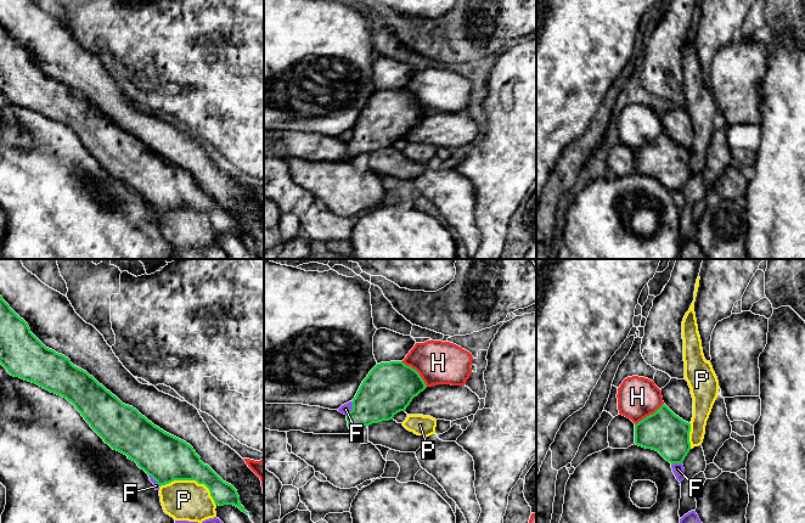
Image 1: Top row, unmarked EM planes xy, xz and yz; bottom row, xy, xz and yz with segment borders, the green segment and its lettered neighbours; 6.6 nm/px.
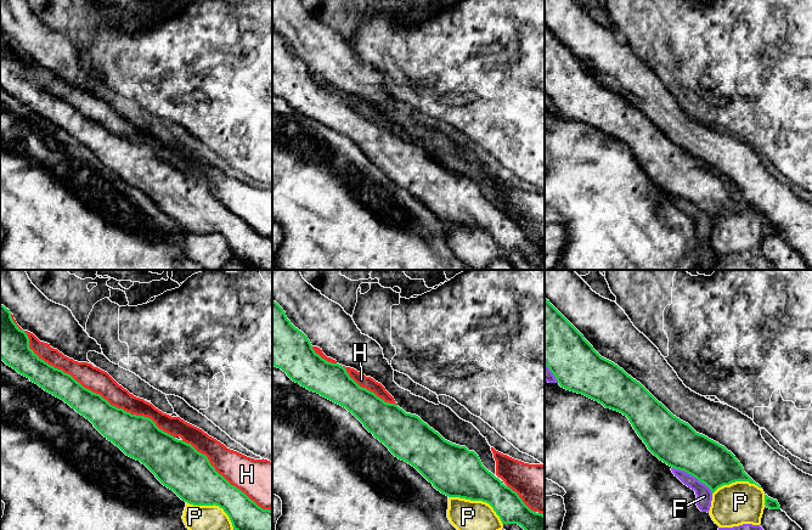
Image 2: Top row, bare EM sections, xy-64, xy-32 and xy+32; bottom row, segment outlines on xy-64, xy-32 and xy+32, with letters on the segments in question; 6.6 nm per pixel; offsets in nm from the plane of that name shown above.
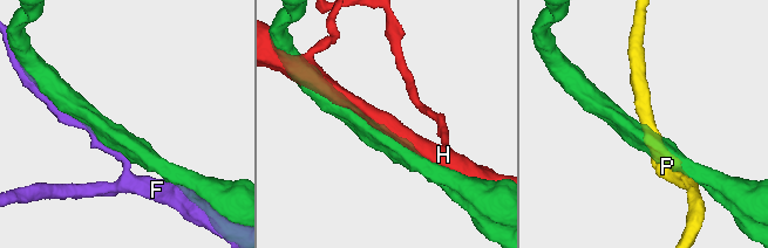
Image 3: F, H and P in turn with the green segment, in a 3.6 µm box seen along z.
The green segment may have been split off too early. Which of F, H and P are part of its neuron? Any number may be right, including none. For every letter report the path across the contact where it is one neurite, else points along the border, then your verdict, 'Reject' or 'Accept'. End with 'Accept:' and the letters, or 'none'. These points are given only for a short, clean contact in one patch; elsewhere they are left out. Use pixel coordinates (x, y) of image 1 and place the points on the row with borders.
F: Reject
H: Reject
P: Reject
Accept: none

